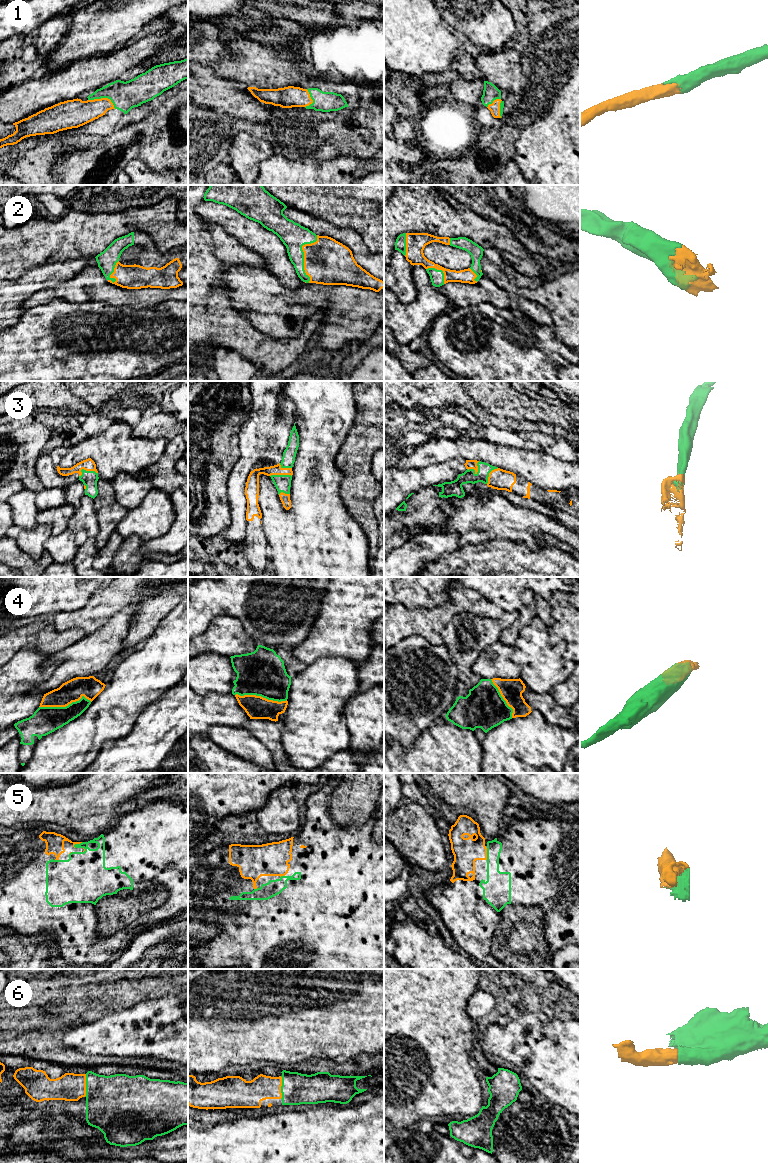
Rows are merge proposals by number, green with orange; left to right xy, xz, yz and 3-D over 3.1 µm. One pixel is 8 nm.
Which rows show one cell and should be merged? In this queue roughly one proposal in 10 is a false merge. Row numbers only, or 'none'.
1, 2, 3, 4, 5, 6

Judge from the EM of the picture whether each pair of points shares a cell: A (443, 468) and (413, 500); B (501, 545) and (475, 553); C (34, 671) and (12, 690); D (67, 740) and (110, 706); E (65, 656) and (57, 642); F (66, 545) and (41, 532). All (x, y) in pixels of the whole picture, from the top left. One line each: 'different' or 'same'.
A: different
B: same
C: same
D: same
E: different
F: different

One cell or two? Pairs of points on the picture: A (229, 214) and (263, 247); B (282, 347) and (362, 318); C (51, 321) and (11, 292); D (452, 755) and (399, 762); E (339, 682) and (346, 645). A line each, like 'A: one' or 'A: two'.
A: one
B: two
C: two
D: one
E: two

